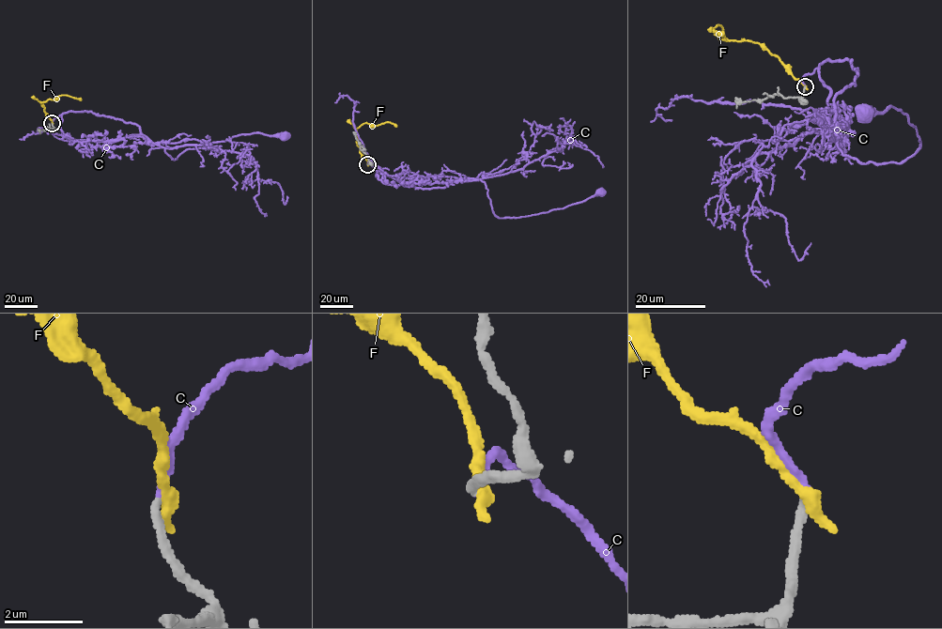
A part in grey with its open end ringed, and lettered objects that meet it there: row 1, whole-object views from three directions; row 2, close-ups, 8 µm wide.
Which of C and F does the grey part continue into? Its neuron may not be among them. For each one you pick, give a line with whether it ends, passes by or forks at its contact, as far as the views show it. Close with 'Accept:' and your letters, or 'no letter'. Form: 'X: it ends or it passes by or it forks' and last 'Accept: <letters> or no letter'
C: it ends
Accept: C

